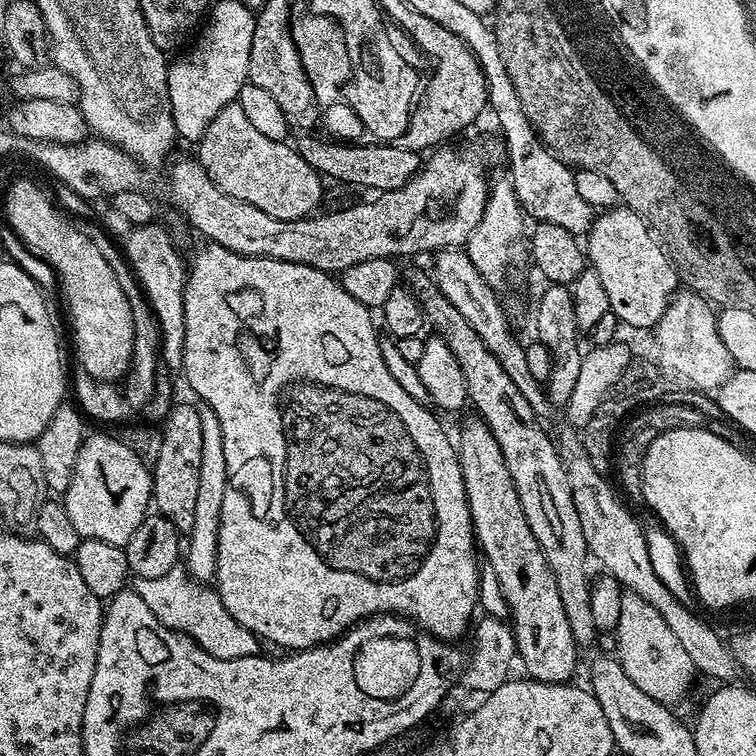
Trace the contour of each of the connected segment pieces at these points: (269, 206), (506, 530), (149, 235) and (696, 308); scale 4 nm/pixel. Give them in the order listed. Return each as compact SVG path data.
M240 102L226 105L213 118L201 134L198 147L199 162L218 190L230 194L230 198L250 202L250 206L258 206L258 210L270 214L270 218L300 220L303 216L313 215L321 207L325 181L320 173L296 153L291 143L283 144L256 128Z
M473 418L461 426L458 455L472 519L472 535L483 559L490 566L494 566L494 574L498 574L498 586L502 586L502 594L506 594L508 615L513 636L516 639L516 655L519 663L524 663L524 668L528 671L525 673L538 682L569 683L576 672L578 645L570 630L566 610L562 610L558 582L554 582L550 562L546 562L546 554L542 554L542 546L538 546L538 538L534 538L534 533L530 530L530 522L526 522L526 514L522 511L522 502L518 502L518 490L514 490L514 478L510 478L510 470L502 458L502 450L483 420Z
M137 224L122 240L122 251L128 266L140 285L144 299L160 324L160 351L165 365L179 369L184 363L184 282L186 264L180 261L172 236L160 225Z
M680 290L656 324L654 335L656 348L660 351L658 365L677 389L712 394L734 371L730 350L726 350L726 346L722 346L722 338L718 338L717 313L714 308L712 312L712 308L713 305L700 293Z

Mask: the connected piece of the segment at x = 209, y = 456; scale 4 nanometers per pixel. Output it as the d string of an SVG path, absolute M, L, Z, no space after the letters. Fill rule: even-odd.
M201 403L198 419L202 422L202 467L198 476L198 499L194 506L194 526L186 534L186 567L196 582L208 582L216 575L218 526L222 518L222 498L226 494L226 450L222 447L222 426L218 414Z

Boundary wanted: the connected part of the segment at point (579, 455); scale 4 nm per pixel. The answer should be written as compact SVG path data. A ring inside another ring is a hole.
M564 424L554 432L556 449L560 452L562 466L570 478L570 490L574 500L574 510L578 512L578 522L582 522L582 538L586 538L591 559L596 560L621 584L621 589L638 594L638 598L646 598L658 614L670 626L678 643L686 649L693 669L697 673L705 672L708 676L720 680L716 682L732 682L737 679L736 660L732 657L732 649L727 643L720 641L720 636L704 620L699 620L666 585L660 581L656 573L656 564L652 561L652 552L648 549L648 540L640 529L632 512L616 497L617 489L608 485L608 476L598 474L594 470L590 457L583 445L581 429L572 424Z

